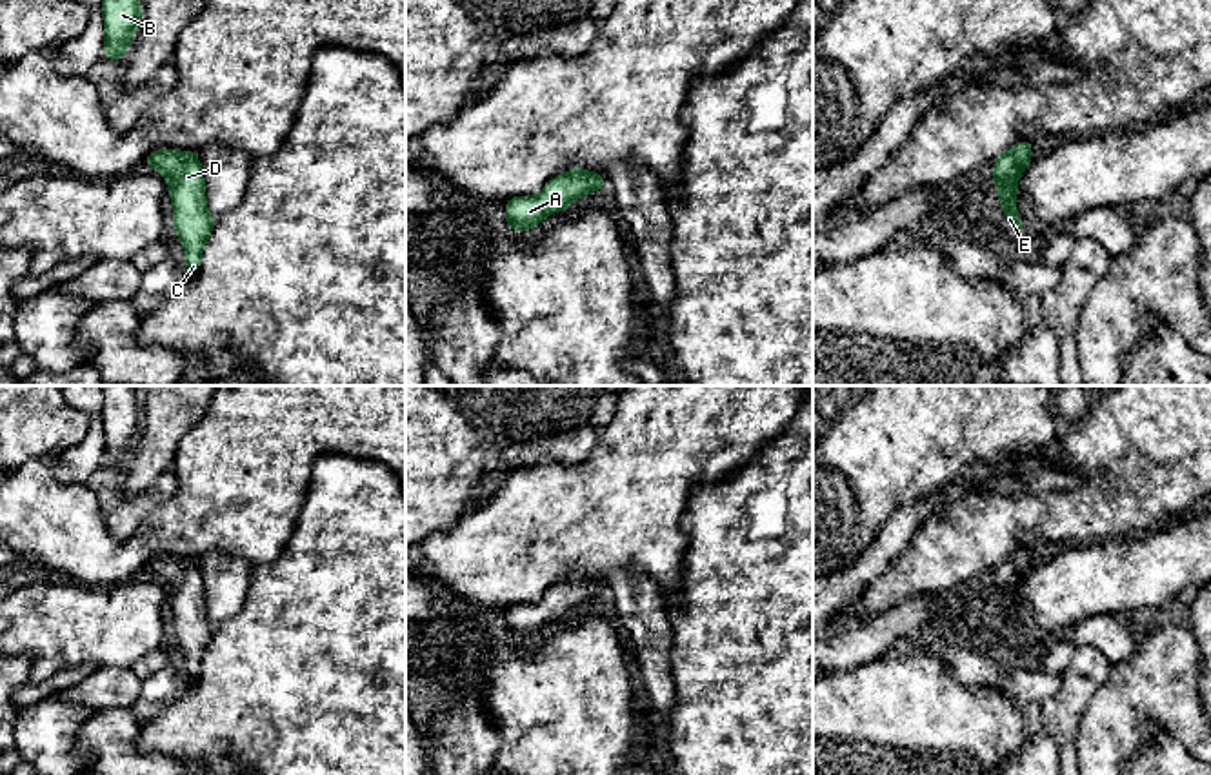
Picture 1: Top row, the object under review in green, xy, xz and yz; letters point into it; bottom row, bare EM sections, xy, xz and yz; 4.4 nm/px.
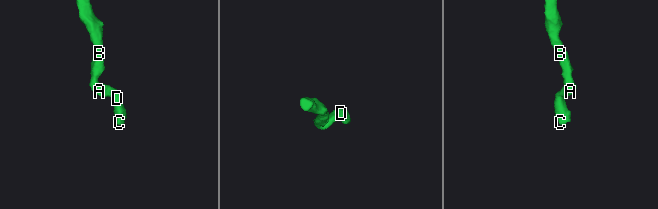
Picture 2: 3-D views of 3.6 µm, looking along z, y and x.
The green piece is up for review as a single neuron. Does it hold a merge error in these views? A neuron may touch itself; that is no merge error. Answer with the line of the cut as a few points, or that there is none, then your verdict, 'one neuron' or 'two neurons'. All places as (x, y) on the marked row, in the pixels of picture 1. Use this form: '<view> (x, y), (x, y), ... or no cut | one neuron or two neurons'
no cut | one neuron

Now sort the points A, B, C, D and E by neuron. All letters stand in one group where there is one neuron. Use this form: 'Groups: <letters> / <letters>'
Groups: A B C D E

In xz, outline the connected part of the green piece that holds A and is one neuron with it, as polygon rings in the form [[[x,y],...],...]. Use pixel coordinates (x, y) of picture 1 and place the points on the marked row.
[[[582,166],[551,178],[538,195],[507,198],[505,224],[513,231],[536,229],[549,215],[565,209],[571,202],[606,187],[604,175]]]

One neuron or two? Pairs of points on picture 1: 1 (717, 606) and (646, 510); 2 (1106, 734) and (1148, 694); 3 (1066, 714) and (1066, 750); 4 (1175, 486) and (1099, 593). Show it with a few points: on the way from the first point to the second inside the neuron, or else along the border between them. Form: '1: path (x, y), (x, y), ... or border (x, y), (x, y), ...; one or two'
1: border (682, 515), (688, 548), (680, 593), (671, 601); two
2: path (1115, 723), (1137, 699); one
3: path (1066, 723), (1066, 741); one
4: border (1124, 535), (1082, 544); two

